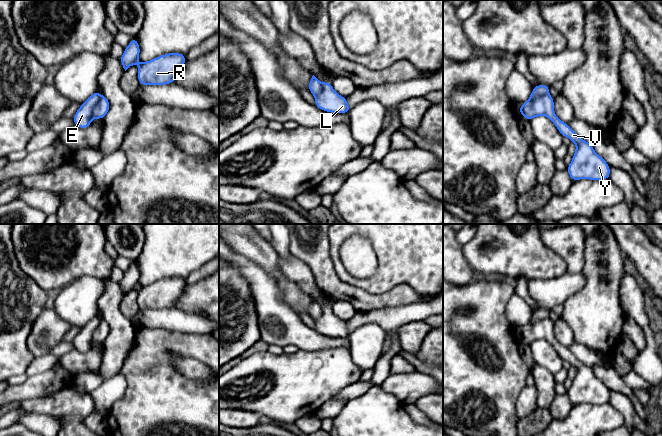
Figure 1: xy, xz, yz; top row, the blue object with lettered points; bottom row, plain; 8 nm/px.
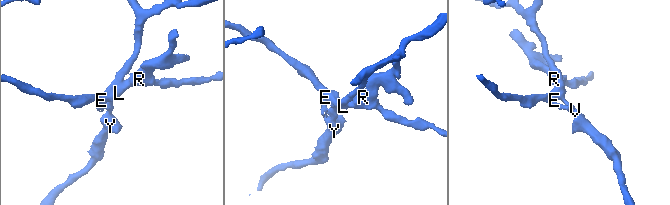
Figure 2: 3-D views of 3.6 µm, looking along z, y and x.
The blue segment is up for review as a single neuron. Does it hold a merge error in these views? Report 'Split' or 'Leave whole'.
Leave whole

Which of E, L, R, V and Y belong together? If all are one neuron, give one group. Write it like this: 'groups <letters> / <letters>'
groups E L R V Y

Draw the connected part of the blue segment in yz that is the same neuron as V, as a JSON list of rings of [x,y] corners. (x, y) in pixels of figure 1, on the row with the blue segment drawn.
[[[536,85],[530,98],[519,107],[519,113],[527,120],[544,115],[549,118],[563,137],[568,137],[576,144],[573,159],[567,167],[572,181],[580,179],[606,180],[610,179],[610,166],[593,149],[592,145],[581,139],[569,126],[561,121],[554,112],[554,98],[548,92],[548,85]]]

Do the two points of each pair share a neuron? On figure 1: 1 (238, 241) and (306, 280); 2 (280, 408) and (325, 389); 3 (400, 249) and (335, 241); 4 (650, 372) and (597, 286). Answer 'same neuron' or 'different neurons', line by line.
1: different neurons
2: same neuron
3: same neuron
4: different neurons

